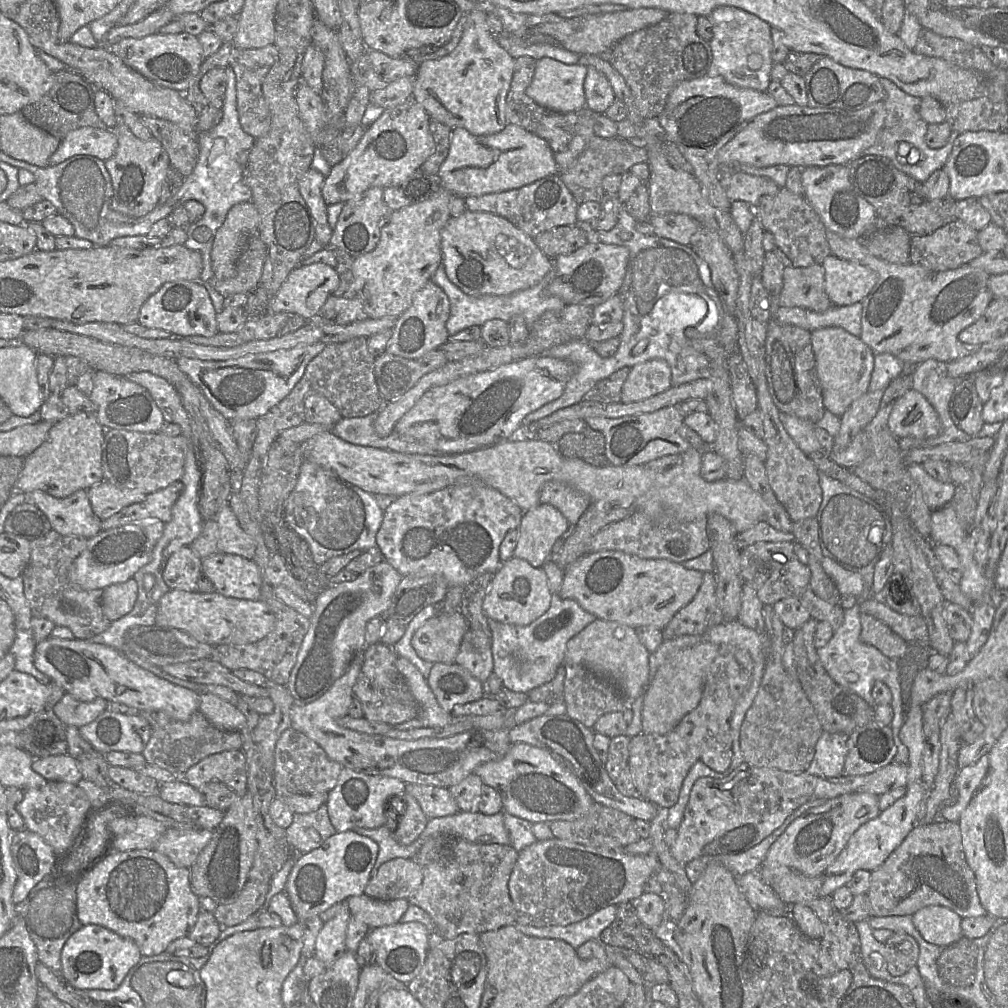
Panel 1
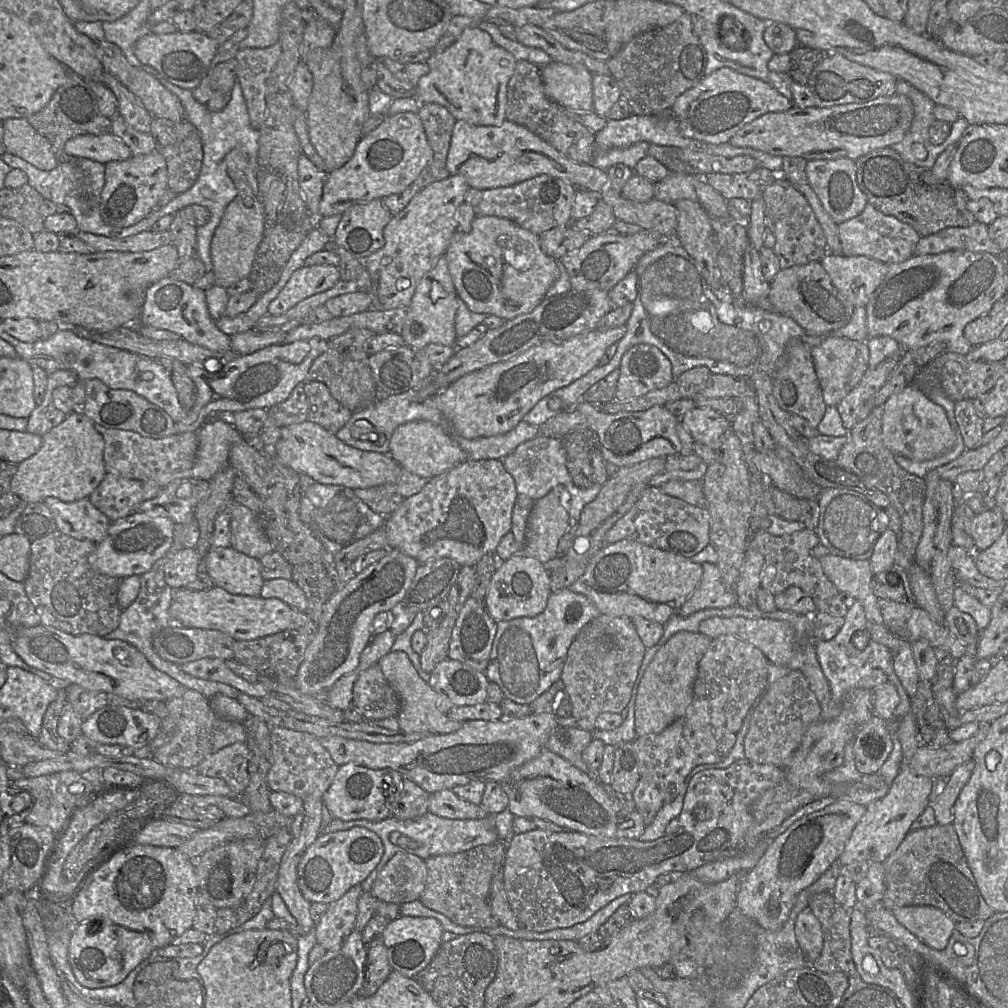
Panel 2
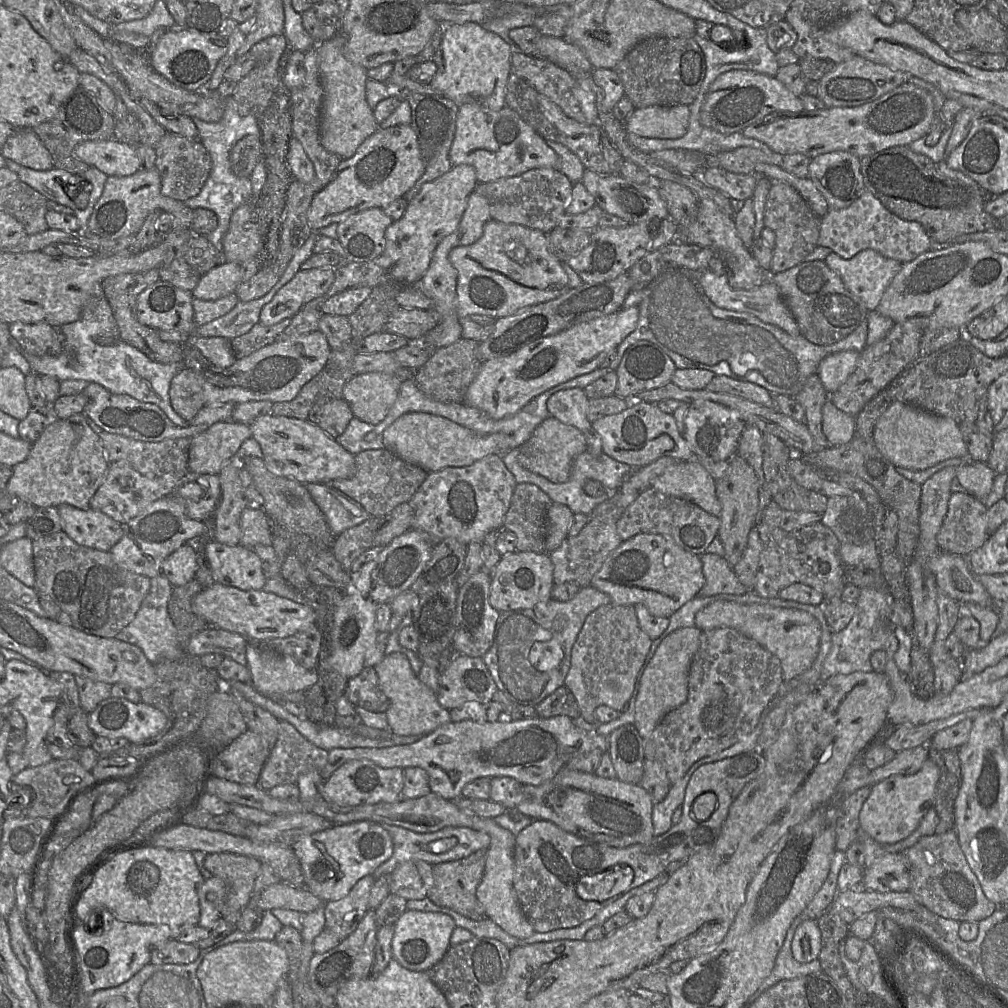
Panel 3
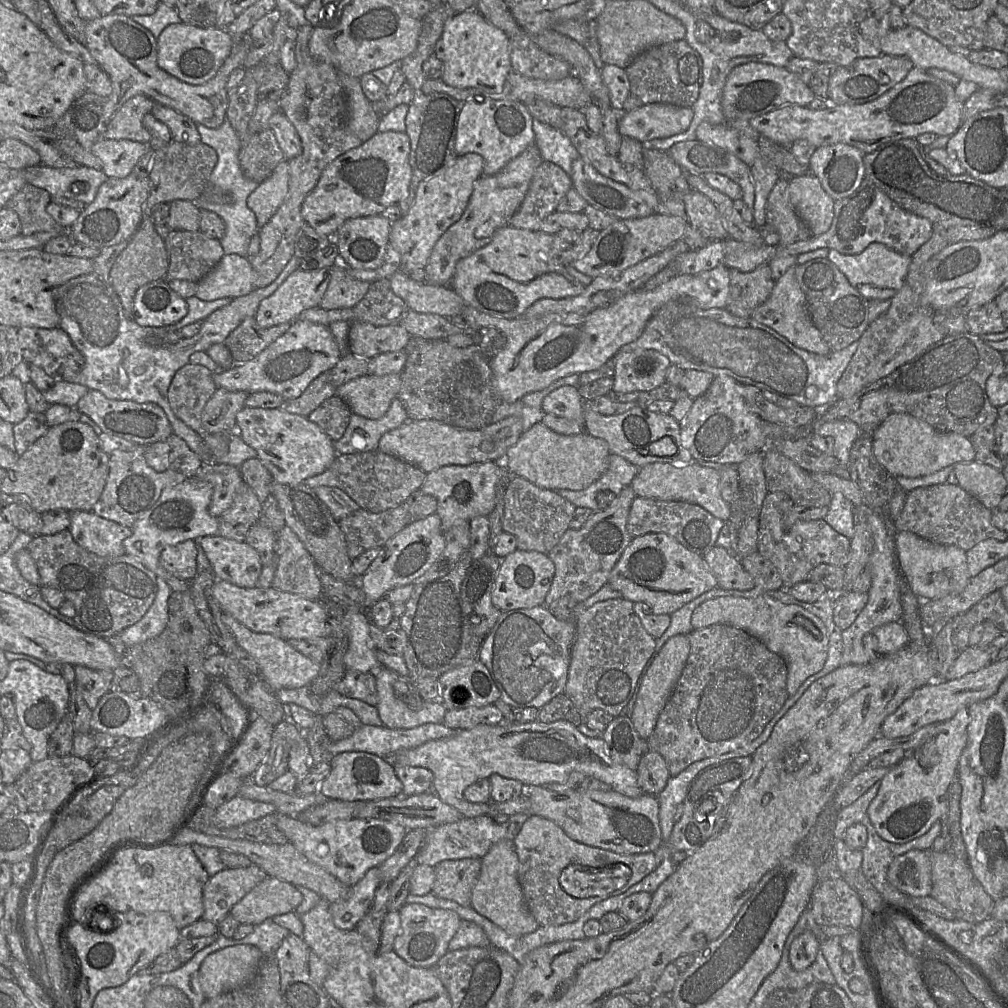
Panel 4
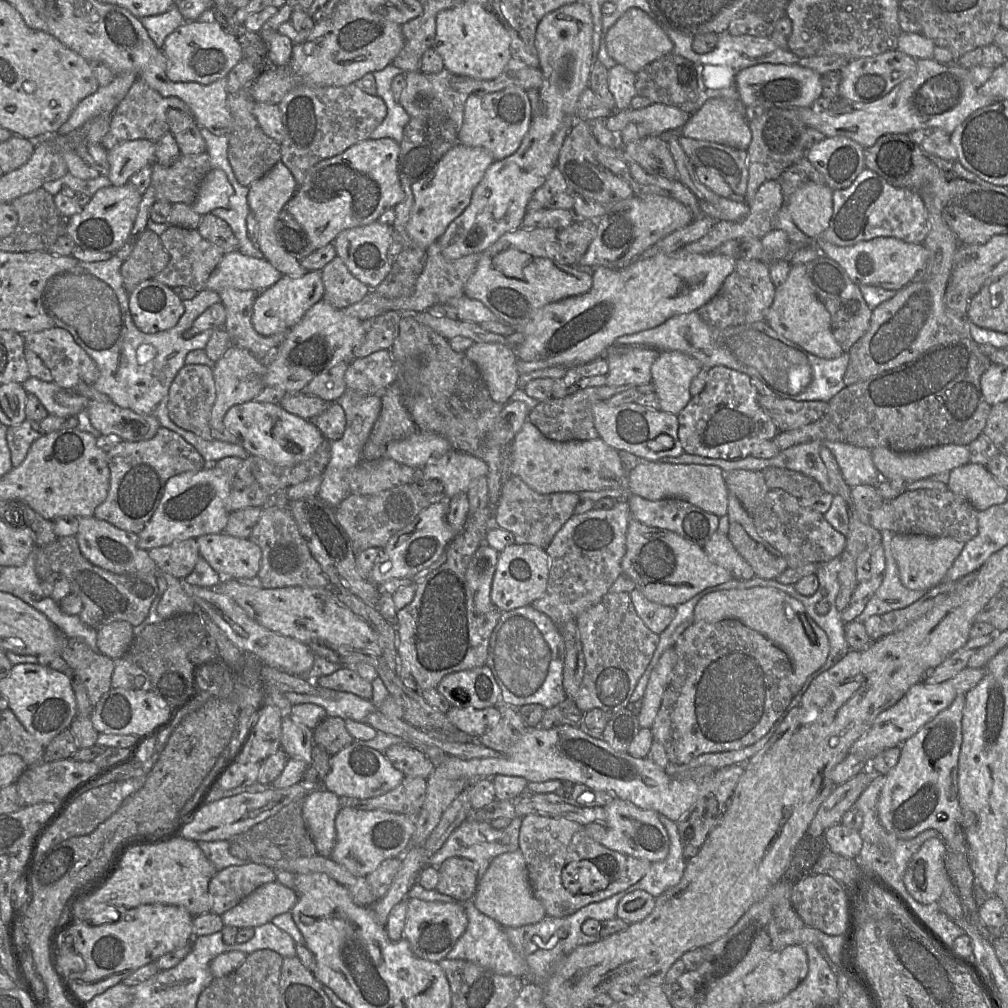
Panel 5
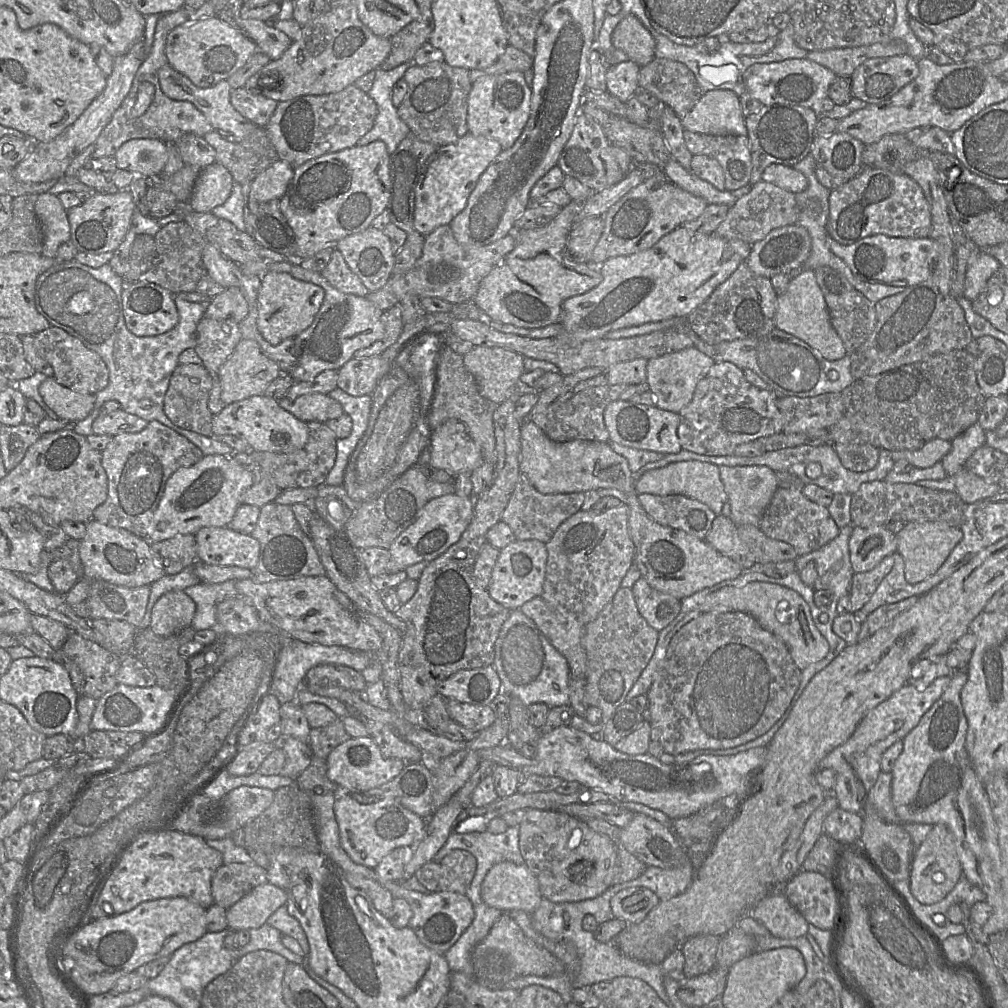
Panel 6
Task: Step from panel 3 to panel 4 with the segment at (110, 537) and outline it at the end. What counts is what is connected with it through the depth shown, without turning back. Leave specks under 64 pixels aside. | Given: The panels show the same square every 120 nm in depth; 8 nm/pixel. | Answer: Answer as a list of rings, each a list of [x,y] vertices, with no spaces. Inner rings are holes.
[[[72,511],[69,531],[74,541],[100,557],[118,557],[125,554],[123,541],[132,535],[132,529],[102,518],[92,511]]]

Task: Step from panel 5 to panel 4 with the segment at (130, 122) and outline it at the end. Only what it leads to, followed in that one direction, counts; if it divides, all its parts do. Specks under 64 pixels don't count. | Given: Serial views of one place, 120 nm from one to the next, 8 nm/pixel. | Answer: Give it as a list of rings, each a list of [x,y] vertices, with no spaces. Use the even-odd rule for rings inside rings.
[[[144,95],[130,98],[107,124],[104,138],[109,140],[132,140],[148,144],[151,134],[143,126],[143,118],[156,102]]]

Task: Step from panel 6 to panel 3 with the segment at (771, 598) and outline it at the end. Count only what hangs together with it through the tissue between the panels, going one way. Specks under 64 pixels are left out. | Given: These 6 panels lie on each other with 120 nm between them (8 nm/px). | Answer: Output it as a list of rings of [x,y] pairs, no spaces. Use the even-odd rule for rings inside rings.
[[[718,600],[697,612],[695,627],[701,631],[728,627],[756,641],[780,660],[784,682],[809,670],[820,647],[821,626],[812,615],[798,609],[773,607],[767,604],[740,604]]]

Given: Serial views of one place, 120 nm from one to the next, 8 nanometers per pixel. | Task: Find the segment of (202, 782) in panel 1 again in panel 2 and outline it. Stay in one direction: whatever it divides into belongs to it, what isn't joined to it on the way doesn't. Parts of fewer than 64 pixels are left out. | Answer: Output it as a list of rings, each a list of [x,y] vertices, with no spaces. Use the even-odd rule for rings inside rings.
[[[237,742],[207,756],[195,769],[204,776],[224,780],[237,796],[241,796],[249,784],[250,758],[247,744]]]

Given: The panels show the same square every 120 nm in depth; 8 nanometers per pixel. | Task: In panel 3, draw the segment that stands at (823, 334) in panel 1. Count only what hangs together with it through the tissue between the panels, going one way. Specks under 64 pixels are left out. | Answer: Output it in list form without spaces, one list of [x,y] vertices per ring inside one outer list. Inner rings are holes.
[[[843,351],[826,356],[821,360],[817,375],[830,395],[842,386],[855,370],[860,352]]]

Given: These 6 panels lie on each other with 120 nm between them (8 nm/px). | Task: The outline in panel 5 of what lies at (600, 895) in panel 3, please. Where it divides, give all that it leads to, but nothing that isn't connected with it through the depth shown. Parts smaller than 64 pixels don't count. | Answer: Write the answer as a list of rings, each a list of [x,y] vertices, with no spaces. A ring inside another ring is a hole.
[[[588,859],[567,864],[561,878],[564,887],[573,894],[592,894],[612,882],[612,874],[606,873],[602,864]]]

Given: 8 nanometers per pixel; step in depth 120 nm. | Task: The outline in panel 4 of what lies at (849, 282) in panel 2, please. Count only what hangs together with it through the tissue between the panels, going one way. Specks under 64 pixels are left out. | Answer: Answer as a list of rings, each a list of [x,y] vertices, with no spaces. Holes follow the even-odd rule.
[[[871,243],[855,255],[845,255],[829,249],[827,258],[868,301],[892,299],[904,285],[911,264],[911,257],[900,254],[882,243]]]

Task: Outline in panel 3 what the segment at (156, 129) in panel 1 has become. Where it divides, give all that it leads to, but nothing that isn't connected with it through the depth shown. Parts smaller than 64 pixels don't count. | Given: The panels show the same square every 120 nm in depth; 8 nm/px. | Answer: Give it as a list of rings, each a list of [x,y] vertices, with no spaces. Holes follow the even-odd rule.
[[[167,132],[155,146],[155,151],[155,167],[161,176],[161,193],[164,196],[185,202],[200,193],[210,175],[212,159],[199,139]]]

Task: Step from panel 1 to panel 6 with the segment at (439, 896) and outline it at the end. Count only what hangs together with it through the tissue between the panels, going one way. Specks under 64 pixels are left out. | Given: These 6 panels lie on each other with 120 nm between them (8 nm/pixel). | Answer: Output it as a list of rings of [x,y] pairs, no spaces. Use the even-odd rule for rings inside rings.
[[[456,849],[448,853],[440,865],[439,891],[465,895],[476,873],[476,858],[468,851]]]

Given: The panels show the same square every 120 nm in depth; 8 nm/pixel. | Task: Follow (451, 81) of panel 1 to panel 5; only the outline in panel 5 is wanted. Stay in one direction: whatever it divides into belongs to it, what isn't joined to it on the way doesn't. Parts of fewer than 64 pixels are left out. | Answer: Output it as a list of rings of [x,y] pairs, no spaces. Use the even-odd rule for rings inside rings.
[[[464,1],[460,5],[442,10],[436,16],[436,34],[432,48],[443,59],[444,68],[453,75],[462,75],[478,80],[498,77],[511,59],[511,39],[497,15],[480,4]]]

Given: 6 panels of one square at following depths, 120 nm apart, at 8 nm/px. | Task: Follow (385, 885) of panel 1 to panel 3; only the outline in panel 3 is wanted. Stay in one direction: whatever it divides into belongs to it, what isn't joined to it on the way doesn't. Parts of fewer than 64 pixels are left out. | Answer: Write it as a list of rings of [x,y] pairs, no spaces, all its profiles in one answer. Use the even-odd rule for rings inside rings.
[[[423,860],[398,864],[390,874],[390,893],[408,900],[427,897],[433,885],[433,865]]]

